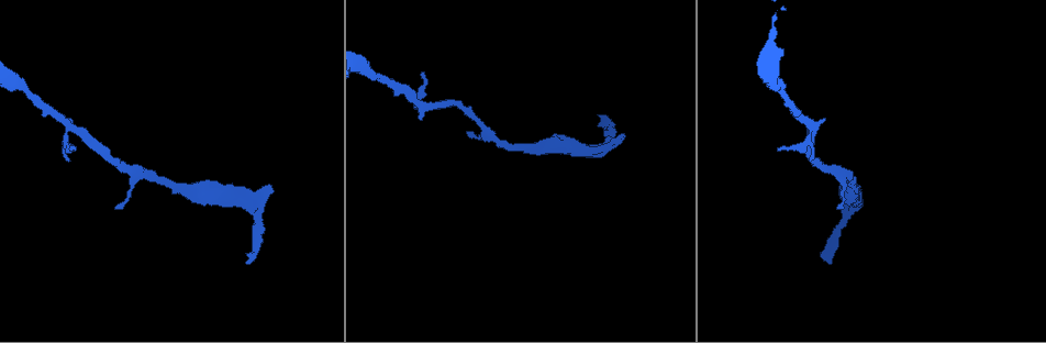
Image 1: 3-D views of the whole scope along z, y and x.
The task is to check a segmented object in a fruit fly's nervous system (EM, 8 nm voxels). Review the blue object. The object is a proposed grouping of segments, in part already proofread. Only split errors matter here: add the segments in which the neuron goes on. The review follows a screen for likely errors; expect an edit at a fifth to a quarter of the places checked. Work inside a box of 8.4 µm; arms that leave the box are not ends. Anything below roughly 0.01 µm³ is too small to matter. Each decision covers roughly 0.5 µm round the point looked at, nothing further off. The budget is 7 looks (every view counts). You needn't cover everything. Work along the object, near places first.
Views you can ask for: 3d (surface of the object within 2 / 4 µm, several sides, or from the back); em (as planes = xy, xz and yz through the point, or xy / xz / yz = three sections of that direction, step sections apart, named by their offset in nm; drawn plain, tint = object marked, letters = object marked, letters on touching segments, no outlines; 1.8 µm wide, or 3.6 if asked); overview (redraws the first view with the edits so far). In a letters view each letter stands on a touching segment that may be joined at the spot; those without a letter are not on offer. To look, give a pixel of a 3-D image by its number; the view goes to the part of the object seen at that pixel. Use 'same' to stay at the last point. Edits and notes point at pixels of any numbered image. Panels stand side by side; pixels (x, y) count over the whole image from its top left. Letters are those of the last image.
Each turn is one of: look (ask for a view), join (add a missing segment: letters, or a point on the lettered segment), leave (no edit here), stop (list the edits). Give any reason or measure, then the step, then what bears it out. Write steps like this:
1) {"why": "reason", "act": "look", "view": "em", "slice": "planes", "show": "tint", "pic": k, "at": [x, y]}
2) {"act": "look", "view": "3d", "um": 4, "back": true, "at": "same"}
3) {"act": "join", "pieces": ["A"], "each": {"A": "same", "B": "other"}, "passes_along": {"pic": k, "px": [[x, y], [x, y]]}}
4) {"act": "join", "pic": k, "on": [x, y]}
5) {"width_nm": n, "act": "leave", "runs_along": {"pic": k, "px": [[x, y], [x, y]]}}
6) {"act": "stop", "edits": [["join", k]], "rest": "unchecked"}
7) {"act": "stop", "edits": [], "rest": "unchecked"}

{"why": "abrupt turn", "act": "look", "view": "3d", "um": 2, "pic": 1, "at": [812, 127]}

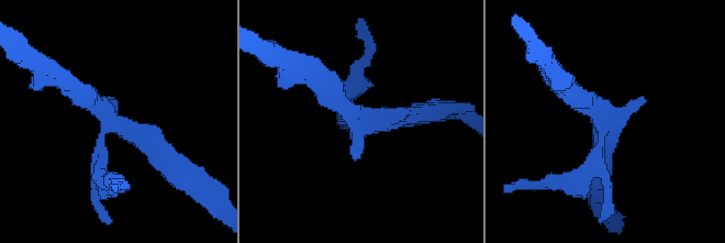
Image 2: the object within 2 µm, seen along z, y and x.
{"act": "look", "view": "em", "slice": "planes", "show": "tint", "pic": 2, "at": [605, 120]}

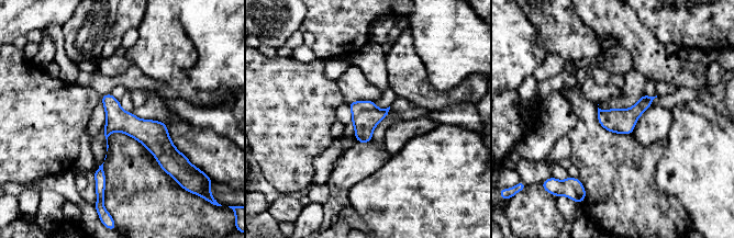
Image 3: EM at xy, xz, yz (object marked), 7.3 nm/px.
{"why": "see the neighbours", "act": "look", "view": "em", "slice": "planes", "show": "letters", "at": "same"}

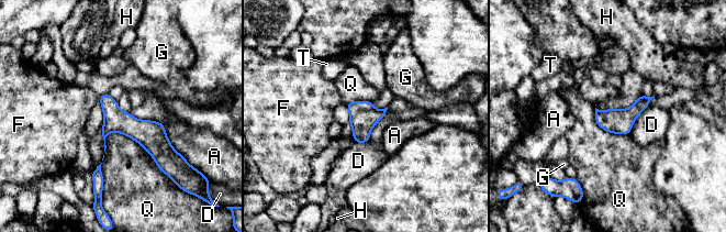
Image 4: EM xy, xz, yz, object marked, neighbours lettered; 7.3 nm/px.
{"act": "leave", "each": {"A": "other", "D": "other", "F": "other", "G": "other", "H": "other", "Q": "other", "T": "other"}, "runs_along": {"pic": 4, "px": [[102, 99], [170, 159]]}, "found": "no lettered segment goes on from it"}

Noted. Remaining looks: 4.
{"why": "thin end", "act": "look", "view": "em", "slice": "planes", "show": "letters", "pic": 1, "at": [600, 124]}

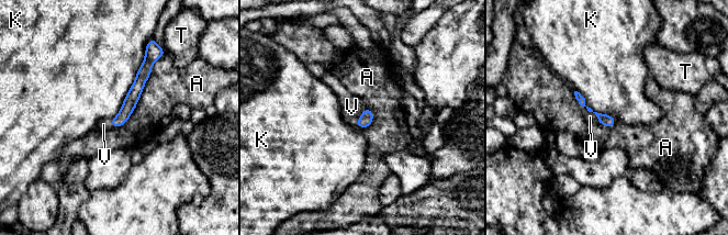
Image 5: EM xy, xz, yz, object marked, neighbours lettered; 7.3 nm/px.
{"longest_contact_nm": ["A", 650], "act": "join", "pieces": ["V"], "each": {"A": "other", "K": "other", "T": "other", "V": "same"}, "passes_along": {"pic": 5, "px": [[608, 121], [592, 111], [590, 116]]}, "found": "the neuron continues"}

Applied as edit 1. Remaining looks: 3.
{"why": "free end", "act": "look", "view": "em", "slice": "planes", "show": "letters", "pic": 1, "at": [621, 135]}

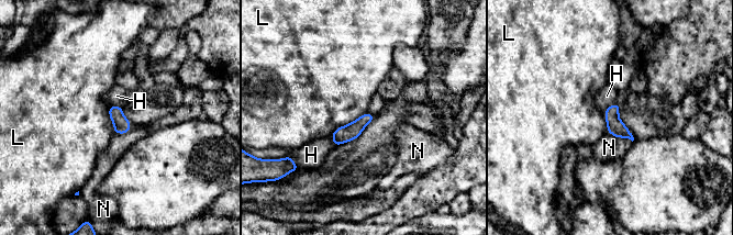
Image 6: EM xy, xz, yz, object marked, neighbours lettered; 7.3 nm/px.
{"longest_contact_nm": ["L", 340], "act": "leave", "each": {"H": "other", "L": "other", "N": "other"}, "found": "no lettered segment goes on from it"}

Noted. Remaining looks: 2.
{"act": "stop", "edits": [["join", 5]], "rest": "unchecked"}

